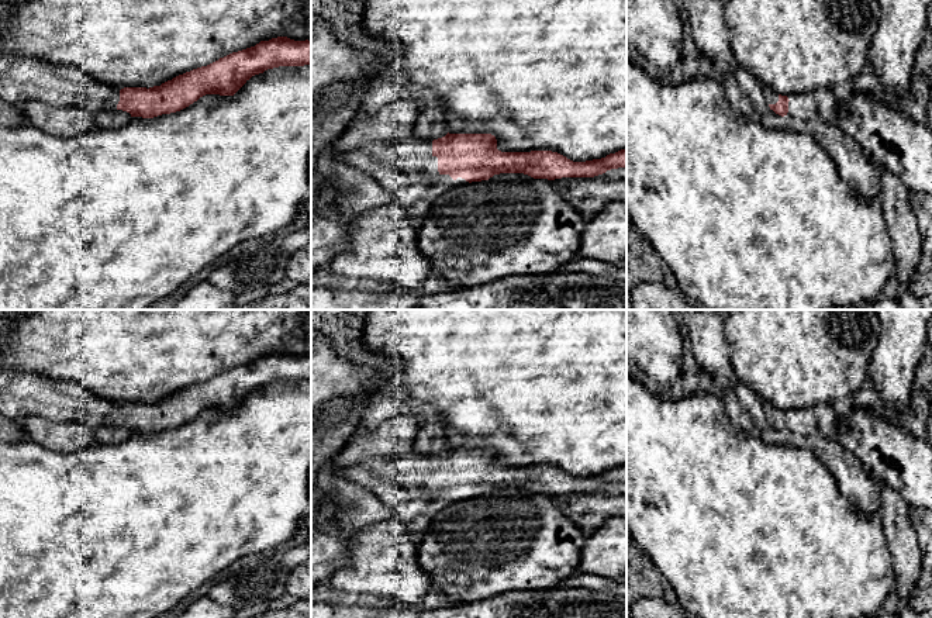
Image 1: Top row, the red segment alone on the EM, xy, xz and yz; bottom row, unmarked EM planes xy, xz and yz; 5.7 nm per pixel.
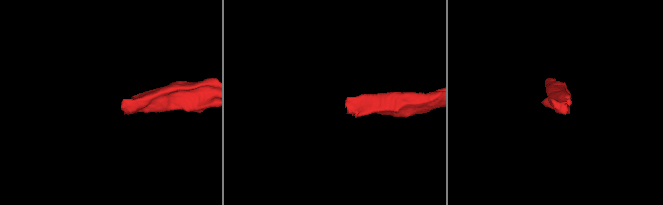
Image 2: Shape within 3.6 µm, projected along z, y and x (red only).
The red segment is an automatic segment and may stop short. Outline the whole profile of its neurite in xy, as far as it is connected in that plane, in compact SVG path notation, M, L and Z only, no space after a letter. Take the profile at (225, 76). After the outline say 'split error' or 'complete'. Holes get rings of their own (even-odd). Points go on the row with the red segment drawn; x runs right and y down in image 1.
M277 37L179 75L160 86L118 89L86 76L73 65L55 65L20 56L3 51L0 46L0 99L14 106L38 100L51 107L86 107L93 114L104 110L122 110L130 113L131 117L153 118L180 111L206 94L234 96L252 76L267 69L304 65L311 66L311 41Z; split error

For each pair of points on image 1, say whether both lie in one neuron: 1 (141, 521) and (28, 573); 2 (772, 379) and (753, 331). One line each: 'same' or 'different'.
1: same
2: same

